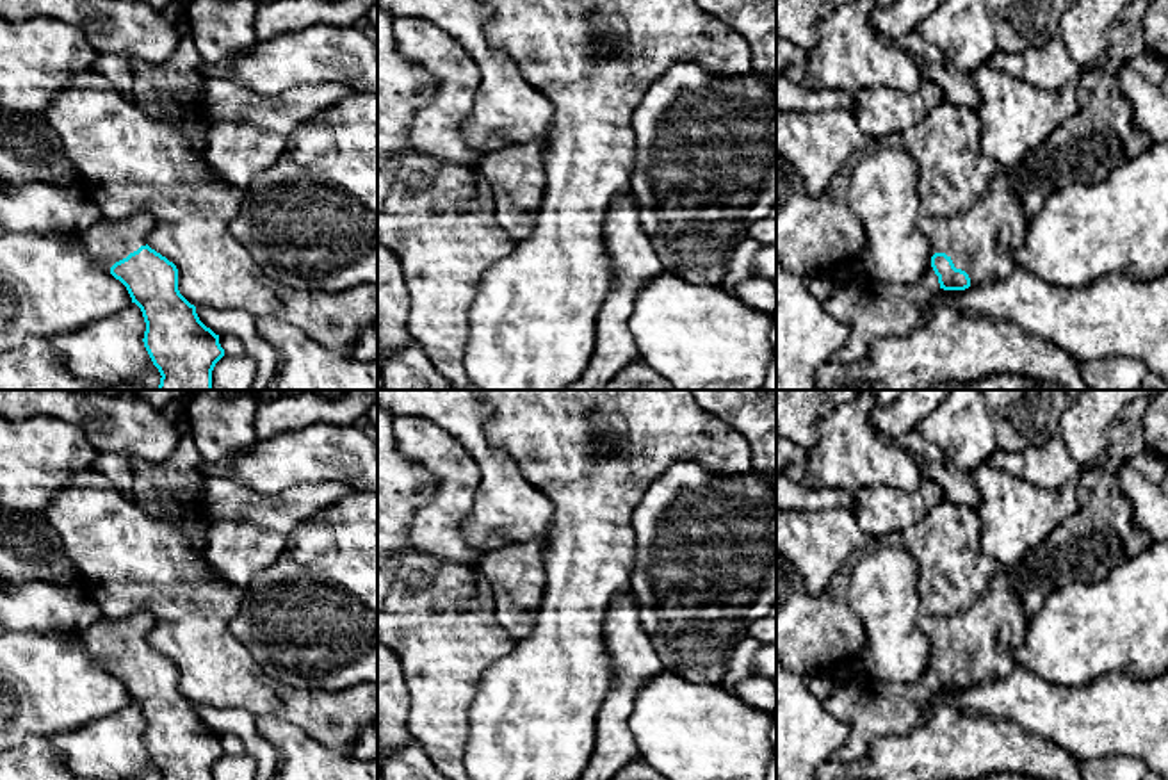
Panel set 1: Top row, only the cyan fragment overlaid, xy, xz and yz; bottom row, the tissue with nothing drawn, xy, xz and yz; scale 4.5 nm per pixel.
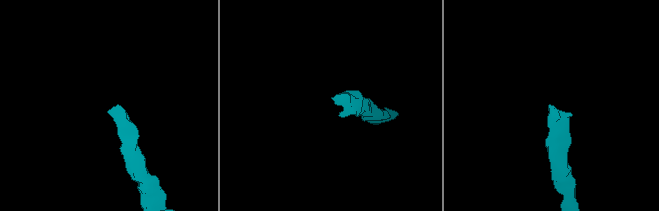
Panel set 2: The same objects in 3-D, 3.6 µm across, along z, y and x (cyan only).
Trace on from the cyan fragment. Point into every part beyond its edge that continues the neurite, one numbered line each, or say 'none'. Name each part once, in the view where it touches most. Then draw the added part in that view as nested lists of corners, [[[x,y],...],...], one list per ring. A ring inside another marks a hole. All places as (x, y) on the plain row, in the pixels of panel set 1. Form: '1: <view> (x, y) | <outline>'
1: yz (981, 640) | [[[995,566],[988,588],[967,609],[951,616],[922,614],[919,627],[931,655],[945,652],[977,686],[1013,671],[1013,652],[1026,638],[1027,620],[1010,575]]]

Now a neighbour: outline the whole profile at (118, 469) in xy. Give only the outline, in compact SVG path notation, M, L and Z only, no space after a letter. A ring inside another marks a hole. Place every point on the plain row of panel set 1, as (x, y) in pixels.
M100 452L94 468L109 479L110 488L134 500L134 468L128 458Z

